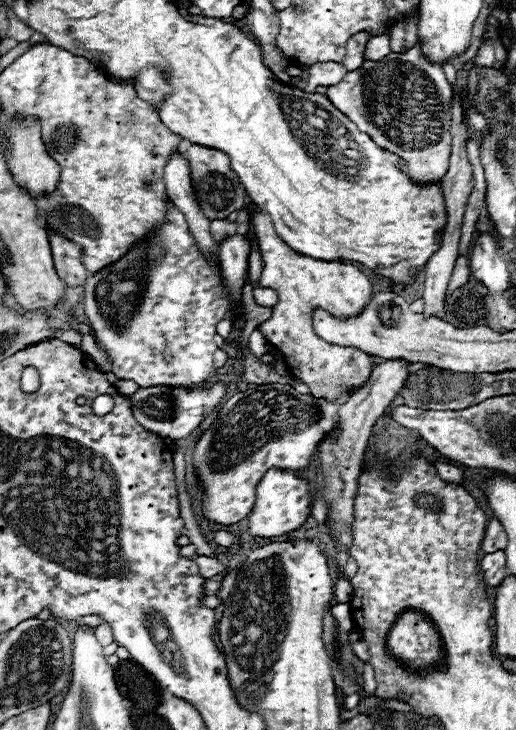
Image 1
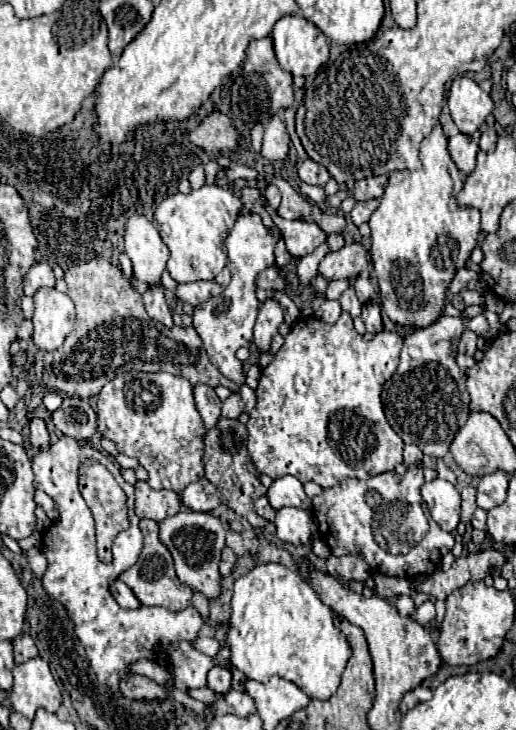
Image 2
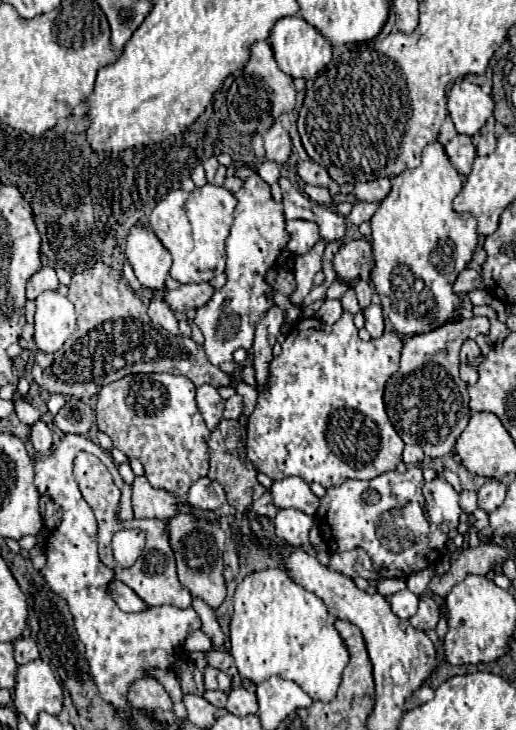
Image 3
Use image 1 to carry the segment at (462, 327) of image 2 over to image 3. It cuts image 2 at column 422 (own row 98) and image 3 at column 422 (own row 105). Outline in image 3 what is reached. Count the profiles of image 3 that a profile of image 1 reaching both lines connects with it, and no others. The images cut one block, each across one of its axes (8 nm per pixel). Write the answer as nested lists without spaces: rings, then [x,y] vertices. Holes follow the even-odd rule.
[[[474,316],[470,320],[448,320],[432,332],[410,336],[402,348],[402,360],[398,372],[388,380],[384,390],[384,404],[388,418],[404,444],[416,444],[430,458],[442,458],[454,450],[456,438],[468,424],[468,388],[458,374],[458,352],[466,338],[487,335],[490,322],[486,316]]]

